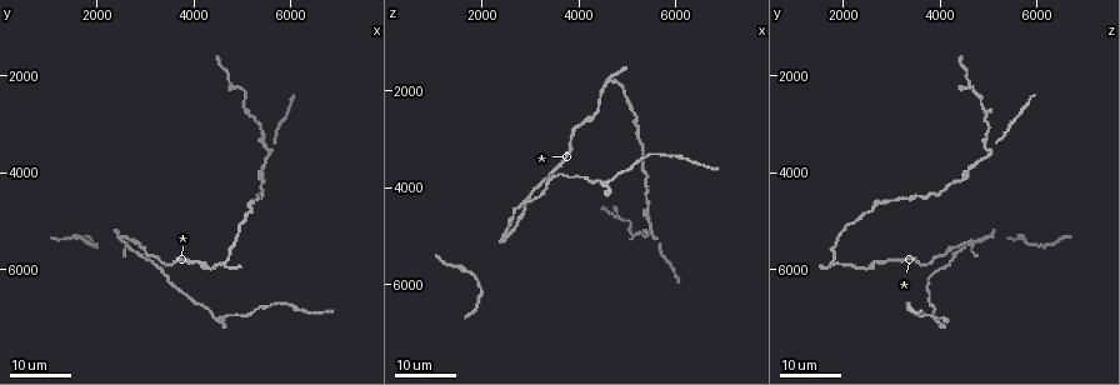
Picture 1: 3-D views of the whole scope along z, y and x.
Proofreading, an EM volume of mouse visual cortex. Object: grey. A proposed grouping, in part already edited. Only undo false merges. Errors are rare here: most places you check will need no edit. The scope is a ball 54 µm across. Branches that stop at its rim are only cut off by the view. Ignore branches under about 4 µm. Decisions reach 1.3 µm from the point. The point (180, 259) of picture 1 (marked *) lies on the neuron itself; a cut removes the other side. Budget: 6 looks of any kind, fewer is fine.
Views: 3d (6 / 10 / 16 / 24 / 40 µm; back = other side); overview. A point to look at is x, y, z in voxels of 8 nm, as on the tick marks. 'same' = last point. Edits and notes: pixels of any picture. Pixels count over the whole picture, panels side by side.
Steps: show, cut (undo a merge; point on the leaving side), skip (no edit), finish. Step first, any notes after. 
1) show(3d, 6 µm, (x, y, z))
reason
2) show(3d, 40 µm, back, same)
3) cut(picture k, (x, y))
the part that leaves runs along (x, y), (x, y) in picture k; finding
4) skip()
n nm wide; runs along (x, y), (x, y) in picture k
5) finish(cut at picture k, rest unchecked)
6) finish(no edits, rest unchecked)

show(3d, 16 µm, (4450, 7000, 3850))
four or more arms meet

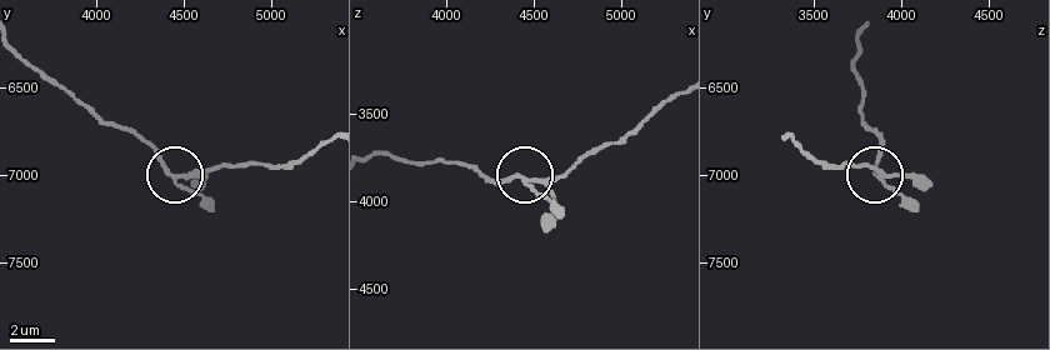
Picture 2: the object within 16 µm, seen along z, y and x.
show(3d, 6 µm, (4500, 7020, 3880))

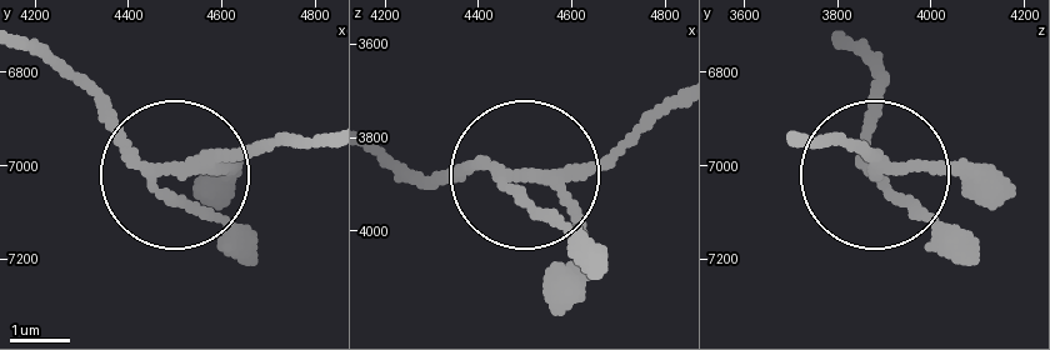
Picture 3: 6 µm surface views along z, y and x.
skip()
4 arms; runs along (378, 151), (438, 176), (523, 176), (598, 261) in picture 3; all the same neuron

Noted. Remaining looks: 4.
show(3d, 16 µm, (2500, 5450, 4900))
arms part here

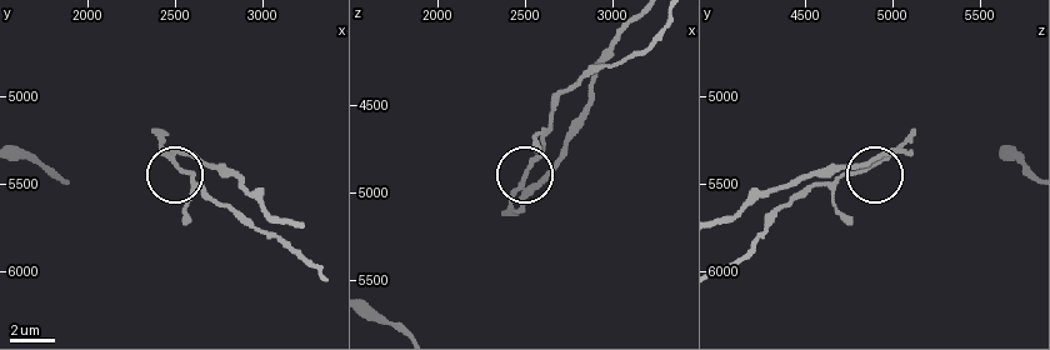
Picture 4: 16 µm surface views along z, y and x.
show(3d, 10 µm, (2480, 5380, 4900))
closer look

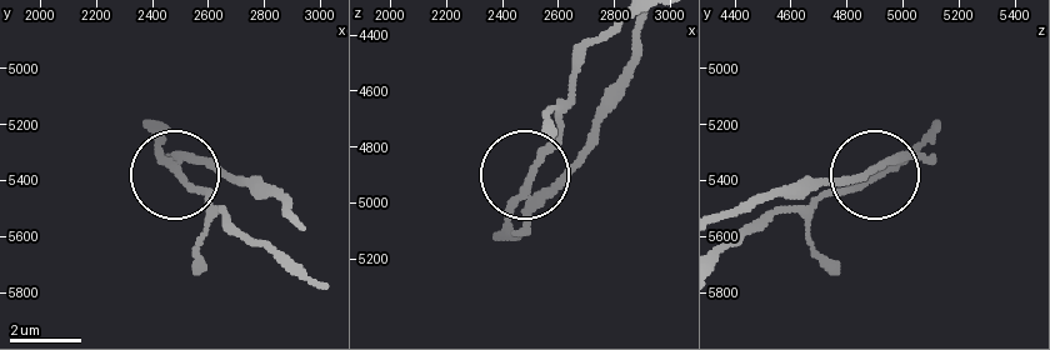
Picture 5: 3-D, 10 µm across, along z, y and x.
skip()
140 nm wide; runs along (296, 221), (246, 183), (204, 168), (180, 174), (144, 123) in picture 5; continuous, no second neuron

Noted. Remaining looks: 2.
show(3d, 16 µm, (5550, 3500, 5100))

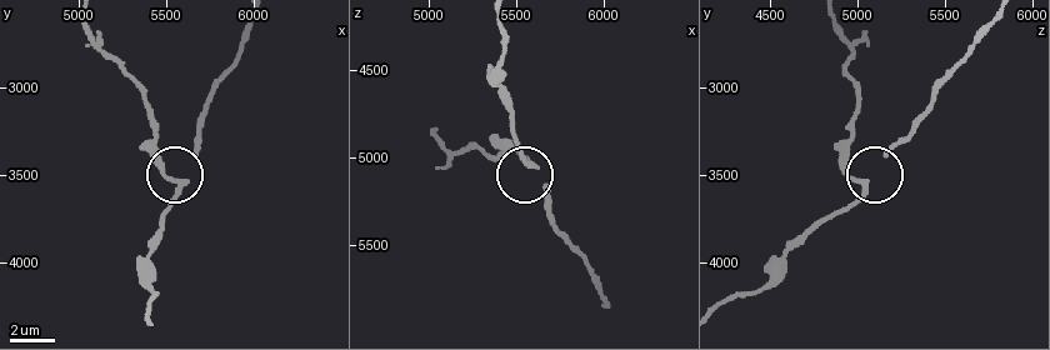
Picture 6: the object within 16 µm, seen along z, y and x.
show(3d, 6 µm, (5580, 3540, 5040))
zoom in

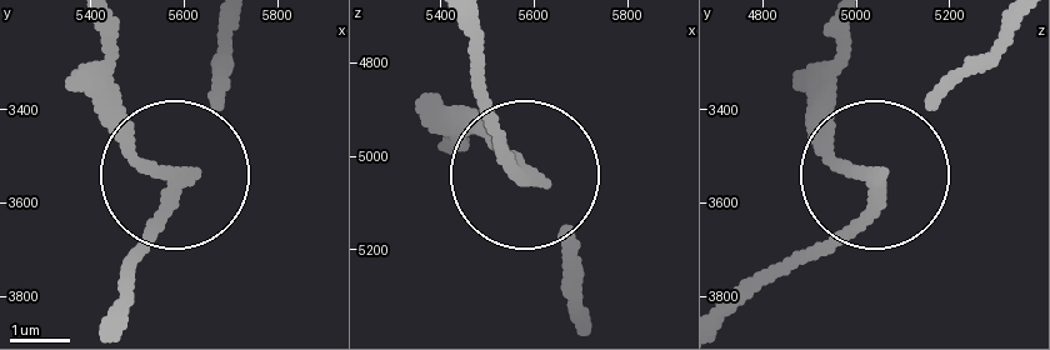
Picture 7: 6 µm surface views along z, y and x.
cut(picture 7, (118, 124))
180 nm wide; the part that leaves runs along (868, 180), (828, 135), (843, 31) in picture 7; a second neuron is stuck on

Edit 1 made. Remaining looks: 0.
finish(cut at picture 7, rest unchecked)

